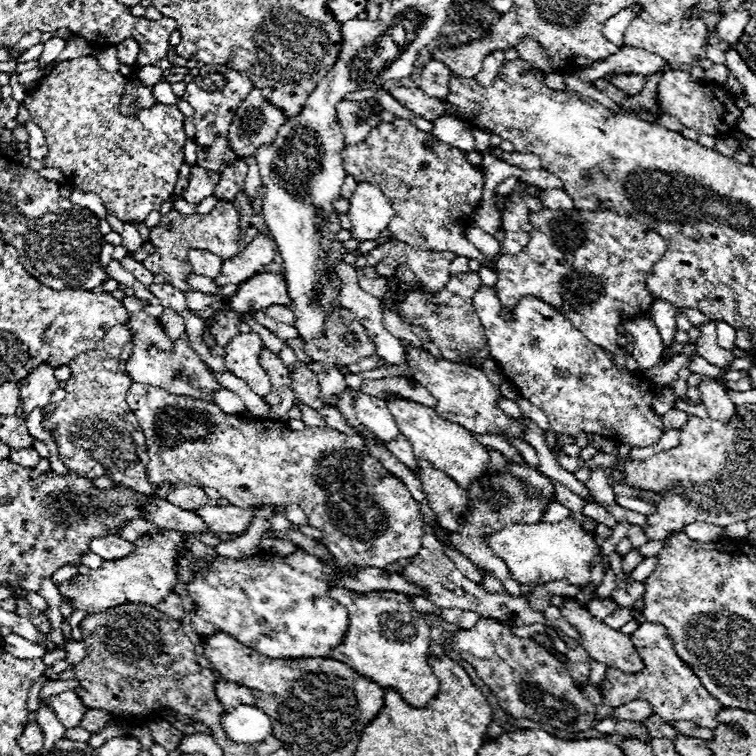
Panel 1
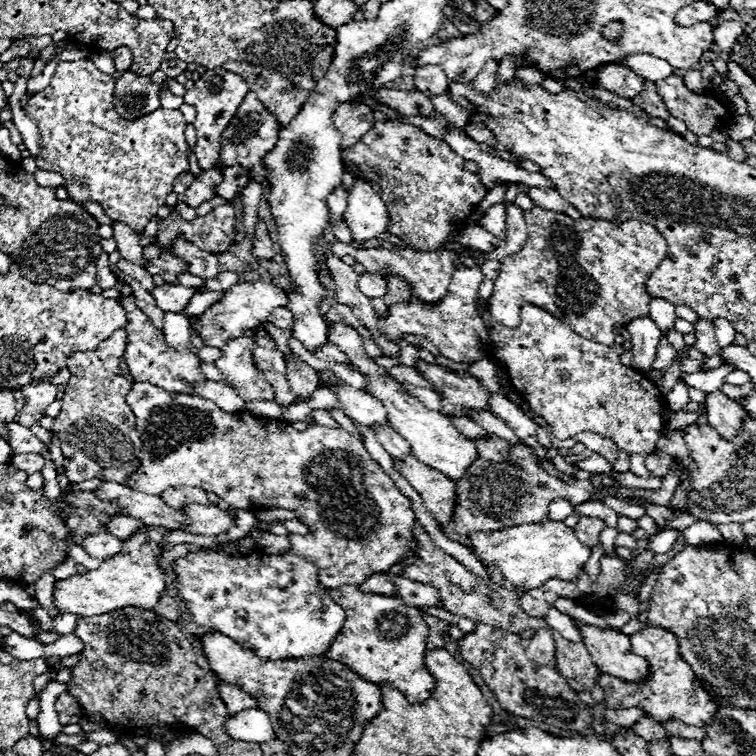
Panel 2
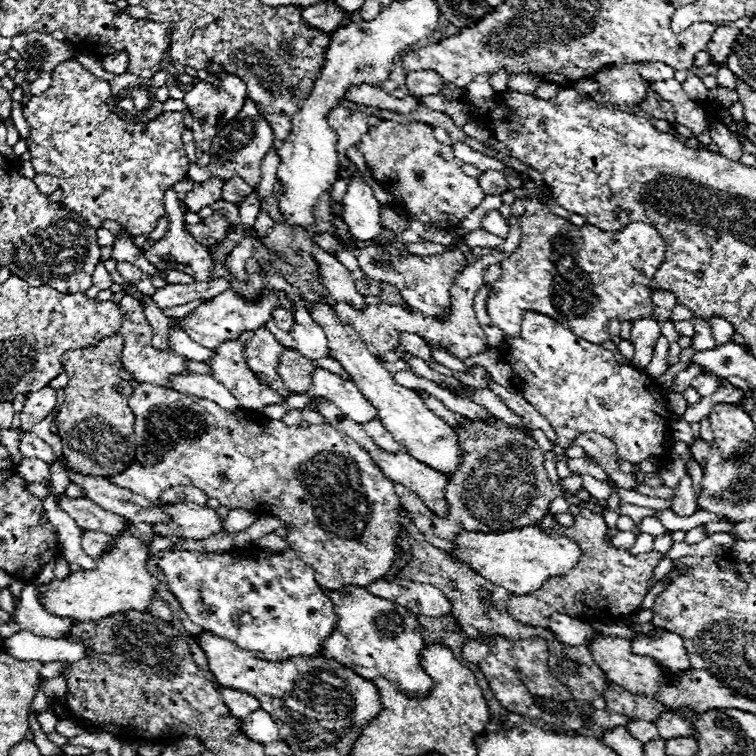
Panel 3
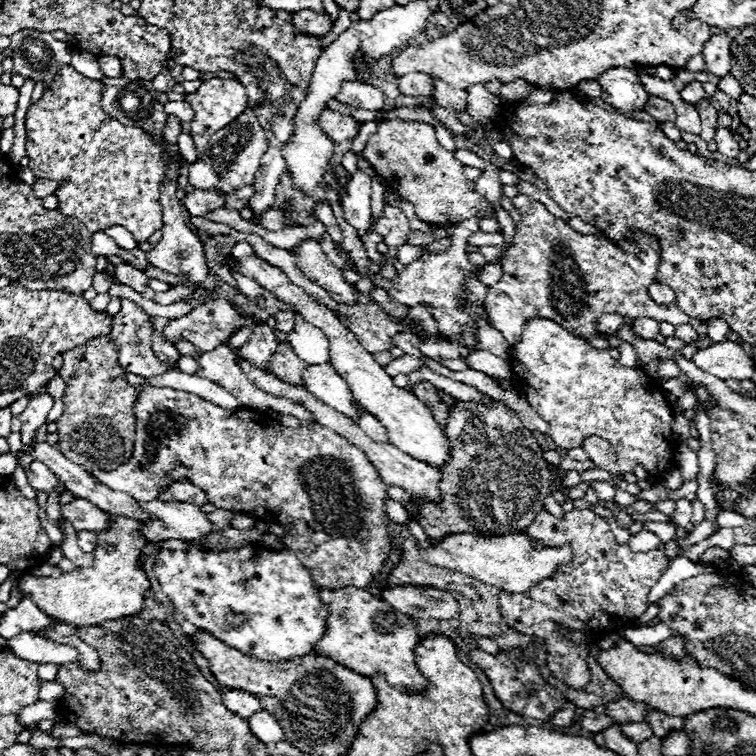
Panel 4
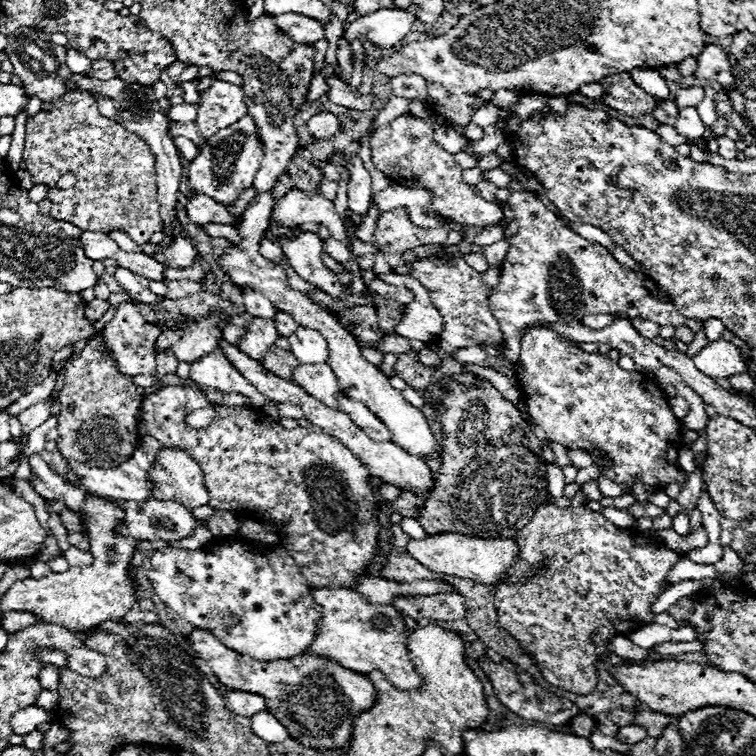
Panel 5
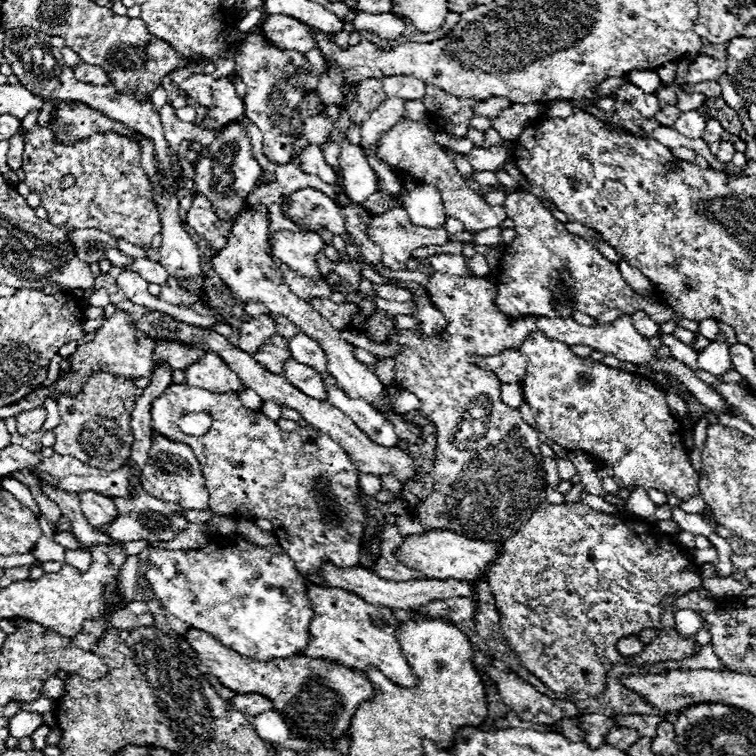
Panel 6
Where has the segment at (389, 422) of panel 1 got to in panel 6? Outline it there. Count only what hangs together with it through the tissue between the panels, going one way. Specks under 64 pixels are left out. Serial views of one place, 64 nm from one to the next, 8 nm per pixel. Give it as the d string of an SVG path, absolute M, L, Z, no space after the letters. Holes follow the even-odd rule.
M290 358L284 364L282 376L292 386L302 390L306 396L312 396L312 398L318 398L318 400L326 400L326 386L324 386L320 374L316 374L310 366L304 366L304 364L296 362L294 358Z

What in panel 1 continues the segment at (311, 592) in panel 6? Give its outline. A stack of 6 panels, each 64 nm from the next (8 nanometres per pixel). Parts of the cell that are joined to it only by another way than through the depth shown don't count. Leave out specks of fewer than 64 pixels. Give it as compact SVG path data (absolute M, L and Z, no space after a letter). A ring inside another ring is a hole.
M332 586L330 598L342 602L350 614L346 638L342 640L342 646L336 646L330 652L330 658L348 664L352 670L384 688L396 688L414 708L428 704L438 692L438 680L428 666L430 628L424 614L412 606L408 596L396 592L362 594L342 586Z

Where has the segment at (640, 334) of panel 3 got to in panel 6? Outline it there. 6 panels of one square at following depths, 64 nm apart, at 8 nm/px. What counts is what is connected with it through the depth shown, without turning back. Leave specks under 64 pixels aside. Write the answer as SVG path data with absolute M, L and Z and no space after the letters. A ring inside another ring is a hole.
M638 310L638 314L632 314L632 324L646 338L652 338L658 334L658 324L654 320L650 320L648 314L642 314L640 310Z

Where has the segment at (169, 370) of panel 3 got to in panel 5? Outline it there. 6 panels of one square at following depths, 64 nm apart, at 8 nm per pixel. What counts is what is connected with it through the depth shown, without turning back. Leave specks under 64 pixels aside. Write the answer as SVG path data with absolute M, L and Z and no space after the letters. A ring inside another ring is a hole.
M122 302L116 308L114 318L100 332L100 336L102 336L102 342L104 342L104 350L110 352L112 360L116 362L118 372L122 372L124 376L138 376L138 374L152 376L156 372L156 360L154 360L152 348L156 344L156 338L160 336L160 330L150 326L134 304Z

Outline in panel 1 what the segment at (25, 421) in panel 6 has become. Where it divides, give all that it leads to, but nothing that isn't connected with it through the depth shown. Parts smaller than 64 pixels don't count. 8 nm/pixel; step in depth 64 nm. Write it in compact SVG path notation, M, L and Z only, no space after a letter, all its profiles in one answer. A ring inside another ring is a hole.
M42 364L28 378L20 382L20 400L22 400L22 418L26 418L34 408L46 408L50 404L52 392L58 390L54 378L54 368Z

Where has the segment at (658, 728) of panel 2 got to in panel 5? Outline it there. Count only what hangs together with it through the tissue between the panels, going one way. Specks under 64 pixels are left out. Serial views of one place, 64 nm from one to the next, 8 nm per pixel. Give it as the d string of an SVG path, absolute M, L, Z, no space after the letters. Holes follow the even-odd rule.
M630 724L630 726L622 726L622 728L618 728L618 732L616 732L616 740L620 740L620 742L624 742L624 744L636 744L636 742L640 742L640 740L644 740L646 738L646 730L644 728L640 728L640 726L634 726L634 724Z

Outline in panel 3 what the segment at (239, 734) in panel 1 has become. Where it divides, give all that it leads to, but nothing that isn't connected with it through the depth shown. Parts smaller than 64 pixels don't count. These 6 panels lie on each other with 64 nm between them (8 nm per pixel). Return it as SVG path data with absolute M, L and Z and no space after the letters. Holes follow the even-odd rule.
M256 710L248 718L244 718L242 720L242 730L250 740L256 740L260 744L280 740L280 732L278 732L276 722L264 710Z

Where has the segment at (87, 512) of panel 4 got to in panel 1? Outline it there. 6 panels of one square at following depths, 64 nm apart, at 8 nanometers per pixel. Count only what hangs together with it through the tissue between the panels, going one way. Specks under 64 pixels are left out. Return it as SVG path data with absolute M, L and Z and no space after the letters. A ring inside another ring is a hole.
M136 518L136 520L124 522L124 526L122 526L122 530L118 532L118 536L124 538L124 540L128 540L128 542L136 542L136 540L138 540L142 534L146 534L146 532L162 532L162 528L150 524L150 522L146 522L146 520L142 520L142 518Z

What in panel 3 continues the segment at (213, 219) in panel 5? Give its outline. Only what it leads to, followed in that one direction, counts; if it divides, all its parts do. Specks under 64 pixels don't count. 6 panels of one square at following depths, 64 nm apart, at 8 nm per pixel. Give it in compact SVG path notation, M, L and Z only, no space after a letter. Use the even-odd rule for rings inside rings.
M212 178L206 184L194 184L194 188L186 194L184 204L190 212L198 214L204 206L212 206L218 200L222 200L222 182L218 178Z

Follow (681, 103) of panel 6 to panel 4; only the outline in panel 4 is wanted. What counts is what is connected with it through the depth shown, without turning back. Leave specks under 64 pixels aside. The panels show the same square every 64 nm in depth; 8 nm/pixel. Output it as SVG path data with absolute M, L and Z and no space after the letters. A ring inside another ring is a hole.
M692 82L692 84L688 84L686 88L680 90L680 96L688 104L698 104L706 96L706 92L704 92L704 88L702 88L700 82Z

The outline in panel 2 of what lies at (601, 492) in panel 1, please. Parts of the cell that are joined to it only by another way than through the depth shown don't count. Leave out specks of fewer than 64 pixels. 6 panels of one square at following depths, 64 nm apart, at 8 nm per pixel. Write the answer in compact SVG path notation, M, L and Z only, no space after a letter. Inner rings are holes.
M488 436L482 440L474 440L478 458L466 470L464 478L456 482L456 508L452 514L452 522L448 526L440 526L440 530L454 542L468 544L468 532L486 532L486 530L502 530L518 524L542 522L548 516L548 504L554 498L565 498L573 504L589 500L598 500L616 510L620 516L636 516L636 506L624 500L612 498L608 488L602 496L592 494L592 488L602 488L604 484L596 474L590 480L583 481L572 478L564 482L554 478L540 466L534 450L530 446L512 446L498 436Z

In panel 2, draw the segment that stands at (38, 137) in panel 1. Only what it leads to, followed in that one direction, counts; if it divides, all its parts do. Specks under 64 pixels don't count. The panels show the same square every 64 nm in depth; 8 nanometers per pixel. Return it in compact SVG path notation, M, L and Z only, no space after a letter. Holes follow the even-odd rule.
M20 76L20 78L18 78L16 88L14 88L14 94L12 94L8 100L10 100L10 108L12 108L12 122L14 122L14 126L18 128L18 132L22 134L22 142L26 144L26 150L28 150L30 156L34 158L34 156L40 152L38 128L36 128L36 124L34 124L28 116L24 116L22 106L20 106L20 98L26 94L24 84L26 84L28 78L30 78L30 76Z

